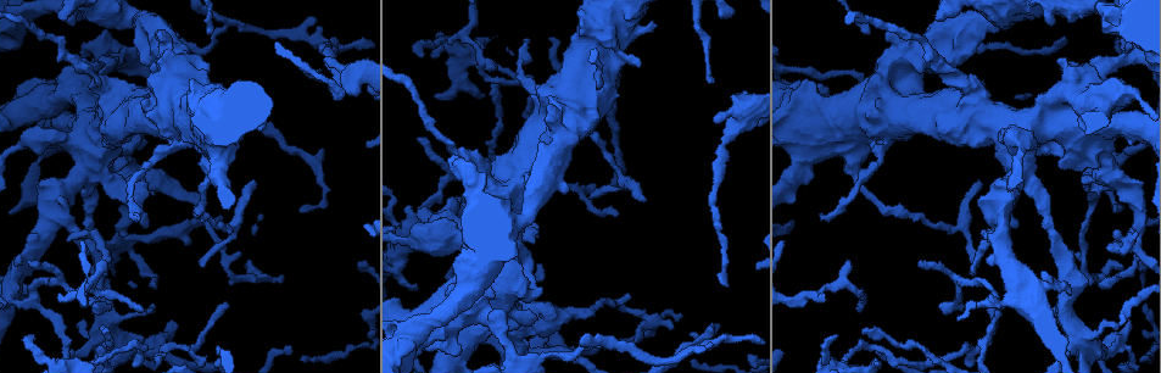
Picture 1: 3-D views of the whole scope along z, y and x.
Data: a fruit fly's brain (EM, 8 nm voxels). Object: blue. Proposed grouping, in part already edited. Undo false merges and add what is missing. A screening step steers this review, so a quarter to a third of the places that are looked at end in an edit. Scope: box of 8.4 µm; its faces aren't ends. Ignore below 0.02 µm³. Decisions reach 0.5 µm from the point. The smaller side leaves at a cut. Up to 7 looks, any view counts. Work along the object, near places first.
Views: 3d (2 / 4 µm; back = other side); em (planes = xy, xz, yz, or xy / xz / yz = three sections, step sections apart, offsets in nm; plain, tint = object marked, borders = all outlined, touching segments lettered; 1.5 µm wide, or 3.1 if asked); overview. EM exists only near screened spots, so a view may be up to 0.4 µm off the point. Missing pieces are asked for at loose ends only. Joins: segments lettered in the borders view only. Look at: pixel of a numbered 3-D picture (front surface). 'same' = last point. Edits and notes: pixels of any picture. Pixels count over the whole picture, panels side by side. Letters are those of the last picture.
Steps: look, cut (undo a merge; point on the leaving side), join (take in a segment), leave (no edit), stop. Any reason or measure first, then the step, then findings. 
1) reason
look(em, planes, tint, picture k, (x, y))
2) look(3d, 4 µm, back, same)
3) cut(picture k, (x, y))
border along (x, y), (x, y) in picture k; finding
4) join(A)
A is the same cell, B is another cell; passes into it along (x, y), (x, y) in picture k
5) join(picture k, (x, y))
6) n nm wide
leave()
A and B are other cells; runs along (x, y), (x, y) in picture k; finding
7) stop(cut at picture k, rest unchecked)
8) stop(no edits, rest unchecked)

an open end
look(3d, 2 µm, picture 1, (637, 67))

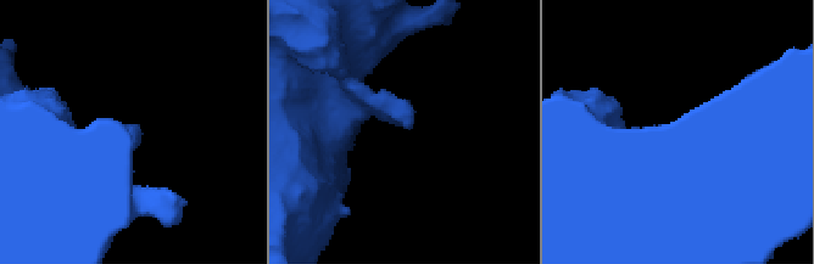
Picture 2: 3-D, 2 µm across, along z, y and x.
look(em, xy, step 8, tint, picture 2, (406, 127))

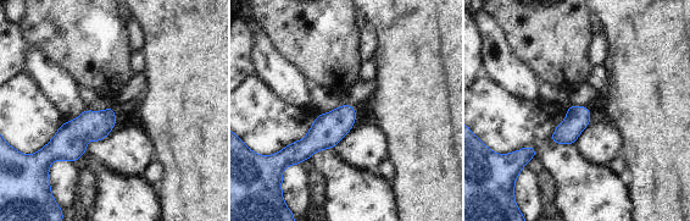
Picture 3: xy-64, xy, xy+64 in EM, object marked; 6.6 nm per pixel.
cut it another way
look(em, planes, borders, same)

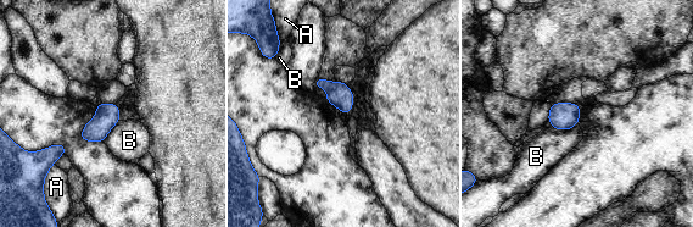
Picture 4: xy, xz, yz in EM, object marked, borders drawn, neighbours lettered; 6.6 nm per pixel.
leave()
A and B are other cells; border along (577, 123), (569, 128), (554, 129) in picture 4; no lettered segment goes on from it

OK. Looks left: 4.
look(3d, 2 µm, picture 1, (734, 131))

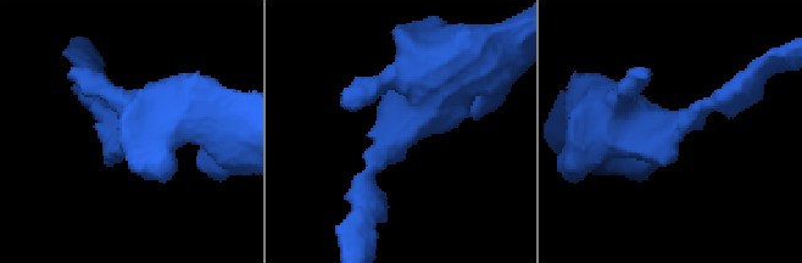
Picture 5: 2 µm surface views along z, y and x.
shape alone is not enough
look(em, planes, tint, picture 5, (406, 126))

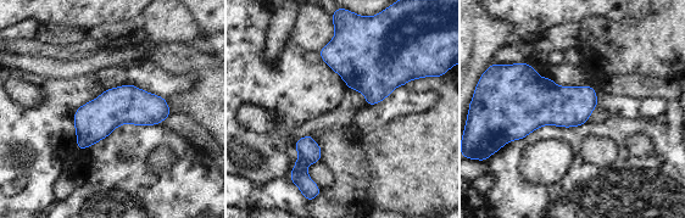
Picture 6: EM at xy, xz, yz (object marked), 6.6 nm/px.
see the neighbours
look(em, planes, borders, same)

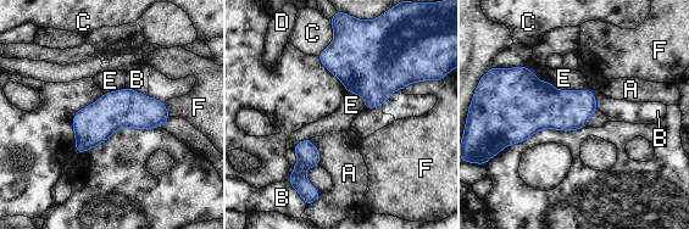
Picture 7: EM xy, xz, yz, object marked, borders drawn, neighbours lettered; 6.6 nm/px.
260 nm wide
leave()
A, B, C, D, E and F are other cells; border along (550, 82), (556, 89), (587, 90) in picture 7; all the same neuron

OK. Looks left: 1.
stop(no edits, rest unchecked)

